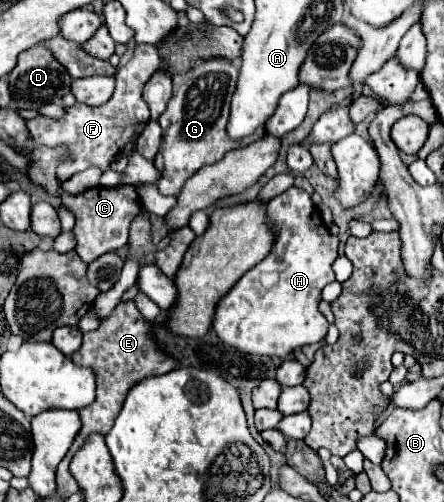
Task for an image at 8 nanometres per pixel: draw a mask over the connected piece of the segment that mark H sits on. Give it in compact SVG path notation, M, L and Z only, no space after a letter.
M300 188L282 192L266 208L276 224L274 248L218 302L212 326L222 342L240 352L286 358L294 348L326 338L330 324L318 310L318 304L322 300L322 288L334 280L332 264L338 258L338 236L330 234L310 194Z

